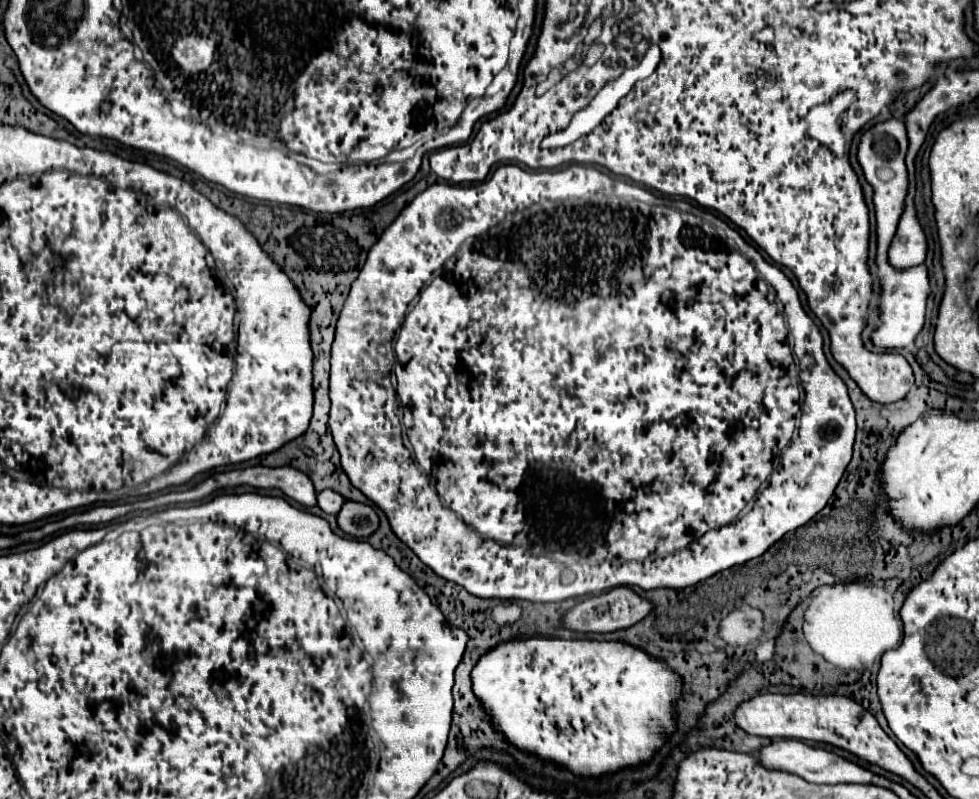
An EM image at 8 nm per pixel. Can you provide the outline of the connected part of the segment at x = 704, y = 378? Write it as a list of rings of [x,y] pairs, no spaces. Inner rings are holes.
[[[503,164],[494,170],[494,174],[486,182],[470,184],[470,186],[452,186],[452,184],[432,184],[428,190],[418,194],[402,212],[400,216],[384,230],[384,234],[378,238],[378,242],[370,248],[370,254],[366,258],[364,268],[360,270],[358,278],[352,282],[352,290],[344,302],[344,308],[340,312],[340,318],[336,322],[336,338],[332,344],[330,354],[330,408],[329,428],[334,436],[334,444],[340,452],[340,464],[350,478],[352,486],[358,488],[368,500],[372,500],[388,518],[392,532],[428,566],[434,570],[434,574],[442,576],[444,580],[450,580],[462,588],[466,588],[472,596],[478,598],[498,598],[498,600],[530,600],[530,602],[562,602],[566,598],[578,598],[586,594],[598,594],[606,592],[608,588],[616,586],[638,586],[642,590],[656,590],[656,588],[686,588],[696,582],[702,582],[716,572],[722,572],[726,568],[744,564],[752,558],[762,556],[774,542],[778,542],[786,532],[796,530],[804,524],[808,524],[830,500],[834,494],[850,458],[853,454],[854,436],[856,436],[856,420],[854,420],[854,408],[846,392],[846,384],[840,380],[840,376],[830,368],[826,362],[826,356],[822,352],[822,336],[814,320],[804,312],[796,288],[790,284],[790,280],[784,276],[782,270],[768,264],[740,234],[736,234],[728,224],[720,222],[712,214],[692,208],[684,202],[686,212],[672,208],[672,206],[648,206],[638,196],[648,194],[646,190],[626,184],[620,180],[612,180],[608,174],[598,174],[600,170],[586,170],[586,166],[570,164],[562,170],[524,170],[516,164]],[[418,296],[416,306],[408,312],[410,302]],[[794,358],[800,362],[794,366]],[[398,360],[398,374],[396,386],[392,384],[392,370]],[[798,378],[804,388],[804,404],[800,408],[800,396],[798,396]],[[678,416],[692,418],[690,424],[678,426]],[[402,424],[406,426],[408,440],[414,448],[416,462],[420,464],[420,470],[416,468],[414,460],[410,458],[408,448],[402,442]]]

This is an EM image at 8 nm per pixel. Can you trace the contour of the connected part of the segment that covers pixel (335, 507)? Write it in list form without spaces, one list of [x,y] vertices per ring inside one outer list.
[[[322,490],[322,492],[318,492],[318,498],[316,498],[318,508],[326,514],[336,514],[342,508],[342,502],[344,502],[344,498],[334,490]]]

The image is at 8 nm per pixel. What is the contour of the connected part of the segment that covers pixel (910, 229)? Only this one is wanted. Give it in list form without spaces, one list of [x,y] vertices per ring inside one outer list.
[[[910,192],[906,196],[904,212],[900,216],[896,236],[894,236],[890,250],[888,250],[888,262],[898,272],[922,264],[926,258],[926,248],[928,248],[926,236],[916,220],[912,198],[914,198],[914,192]]]

